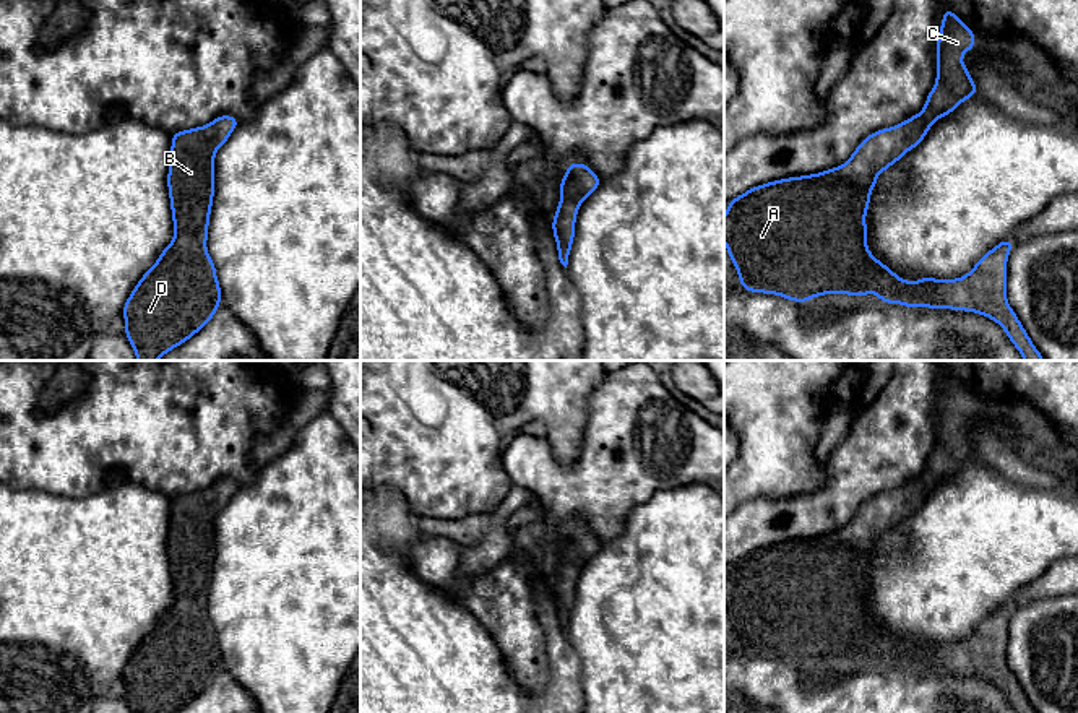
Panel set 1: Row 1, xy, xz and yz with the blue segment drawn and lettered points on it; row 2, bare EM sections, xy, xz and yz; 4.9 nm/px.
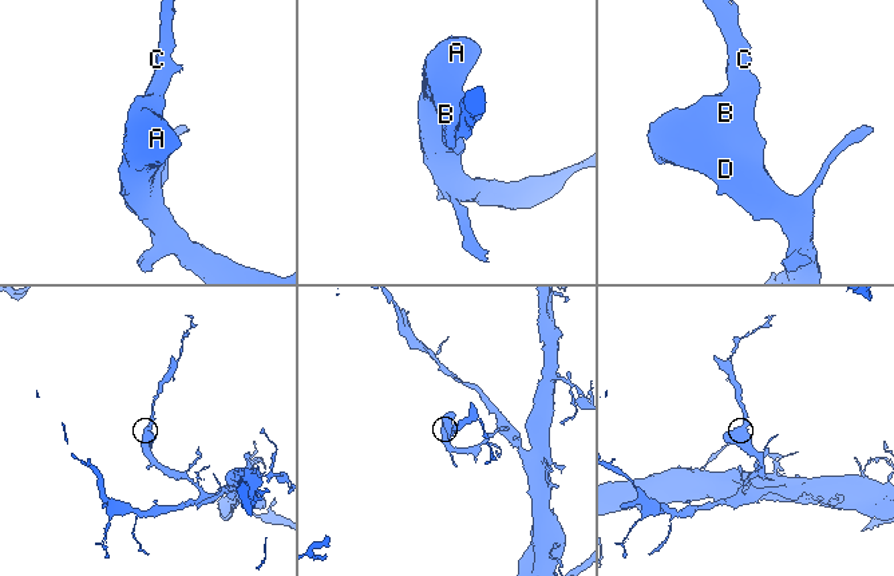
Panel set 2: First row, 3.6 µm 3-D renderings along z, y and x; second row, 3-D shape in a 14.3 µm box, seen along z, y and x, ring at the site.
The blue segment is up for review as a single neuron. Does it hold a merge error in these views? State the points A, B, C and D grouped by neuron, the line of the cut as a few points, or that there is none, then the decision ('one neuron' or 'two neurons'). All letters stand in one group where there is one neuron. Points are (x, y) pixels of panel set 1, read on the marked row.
groups A B C D; cut none; one neuron

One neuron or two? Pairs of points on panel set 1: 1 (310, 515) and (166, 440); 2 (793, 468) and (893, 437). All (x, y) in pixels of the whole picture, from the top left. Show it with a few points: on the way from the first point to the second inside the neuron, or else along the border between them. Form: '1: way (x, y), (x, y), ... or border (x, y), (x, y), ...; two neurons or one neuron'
1: border (260, 468), (252, 481), (241, 486); two neurons
2: border (814, 455), (823, 481), (794, 494); two neurons

